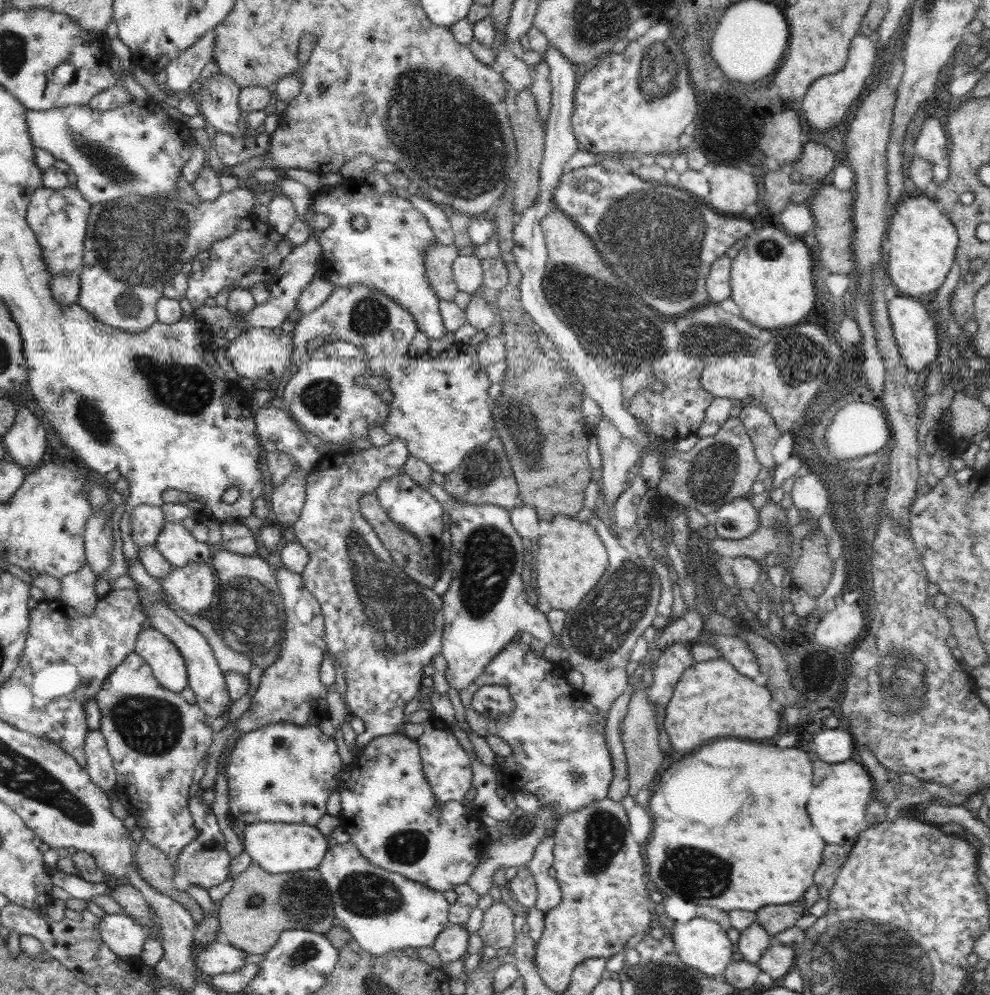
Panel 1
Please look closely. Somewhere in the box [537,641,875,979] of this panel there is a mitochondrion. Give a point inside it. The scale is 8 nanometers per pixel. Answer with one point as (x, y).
(699, 874)

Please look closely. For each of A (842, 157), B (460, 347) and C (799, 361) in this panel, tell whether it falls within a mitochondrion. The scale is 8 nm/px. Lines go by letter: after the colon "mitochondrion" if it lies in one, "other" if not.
A: other
B: other
C: mitochondrion

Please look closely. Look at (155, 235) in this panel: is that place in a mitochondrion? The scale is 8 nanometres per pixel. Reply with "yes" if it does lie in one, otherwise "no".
yes

